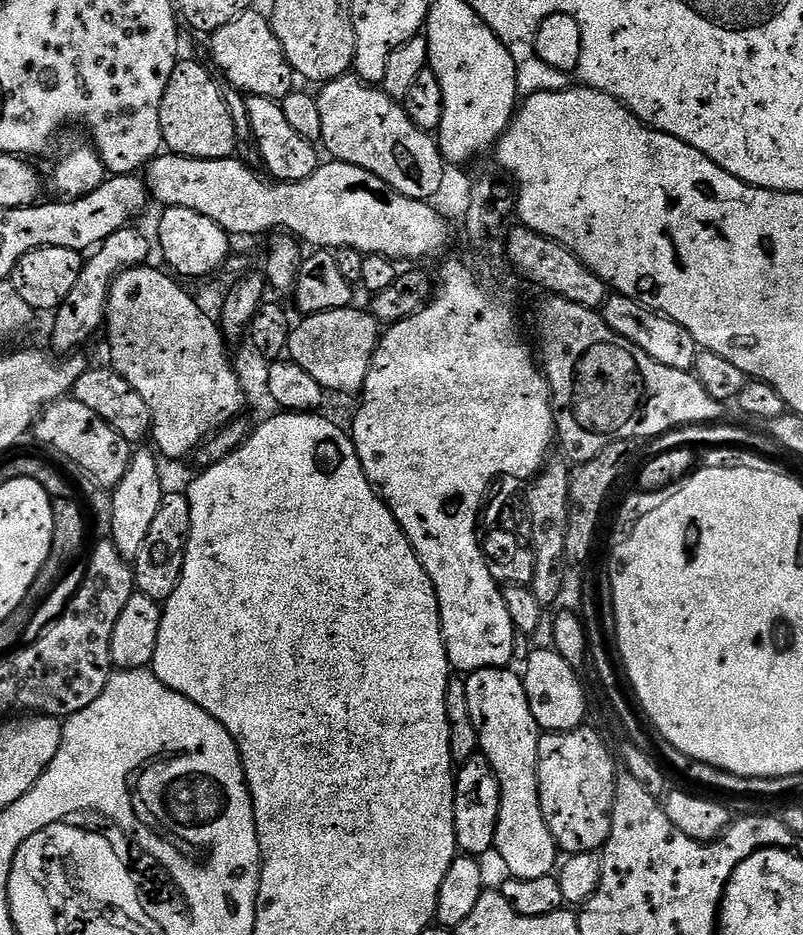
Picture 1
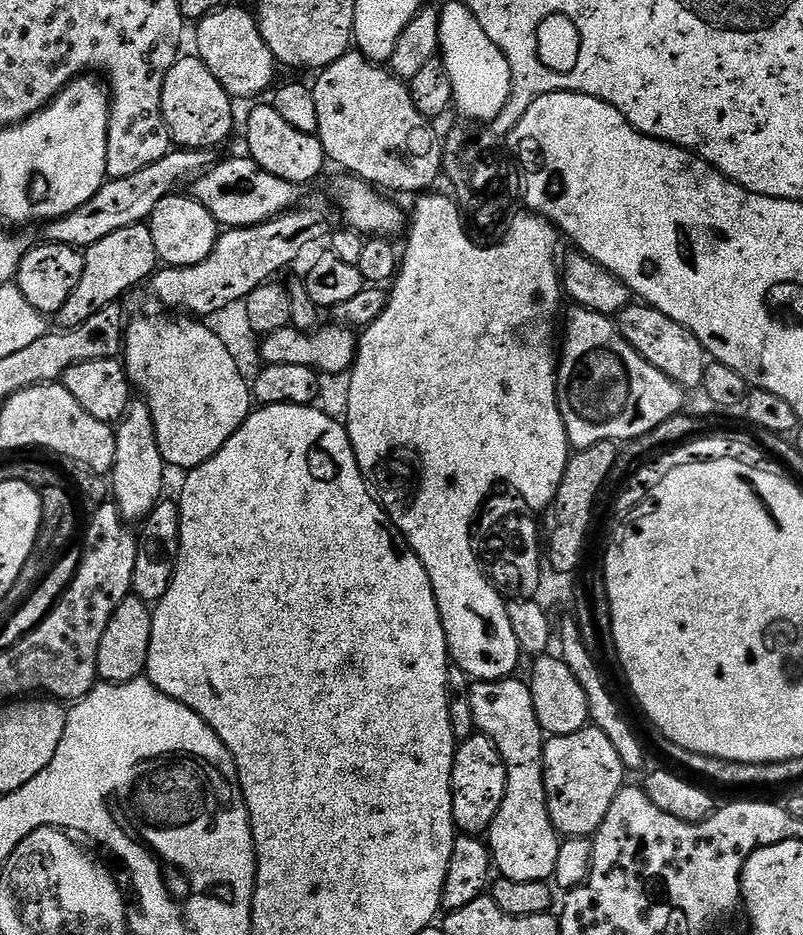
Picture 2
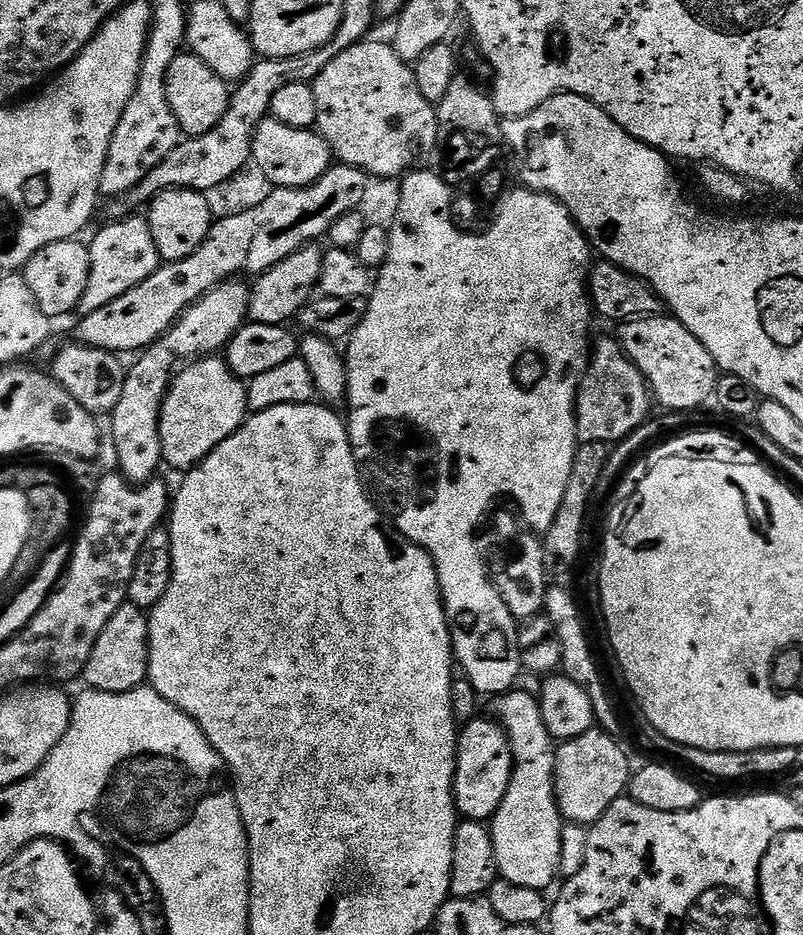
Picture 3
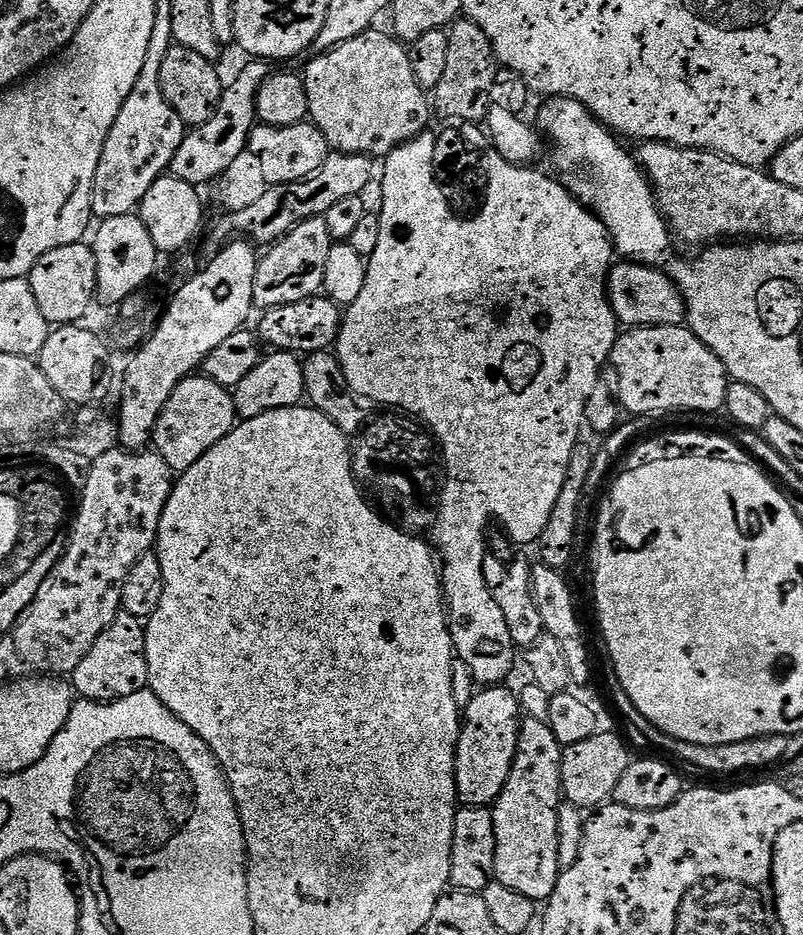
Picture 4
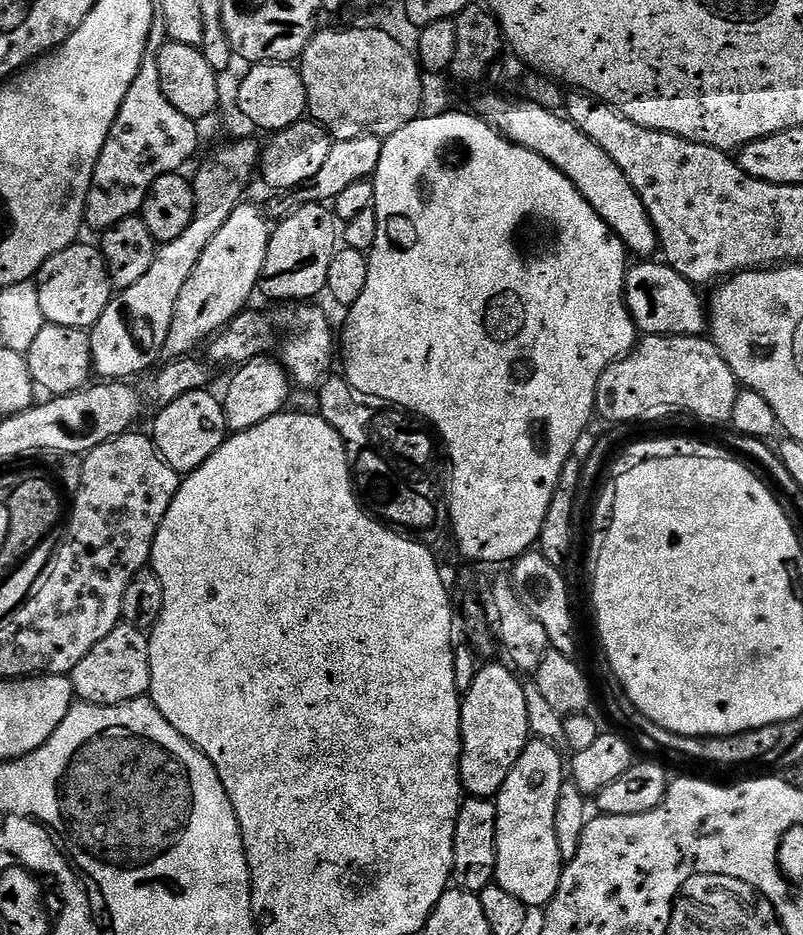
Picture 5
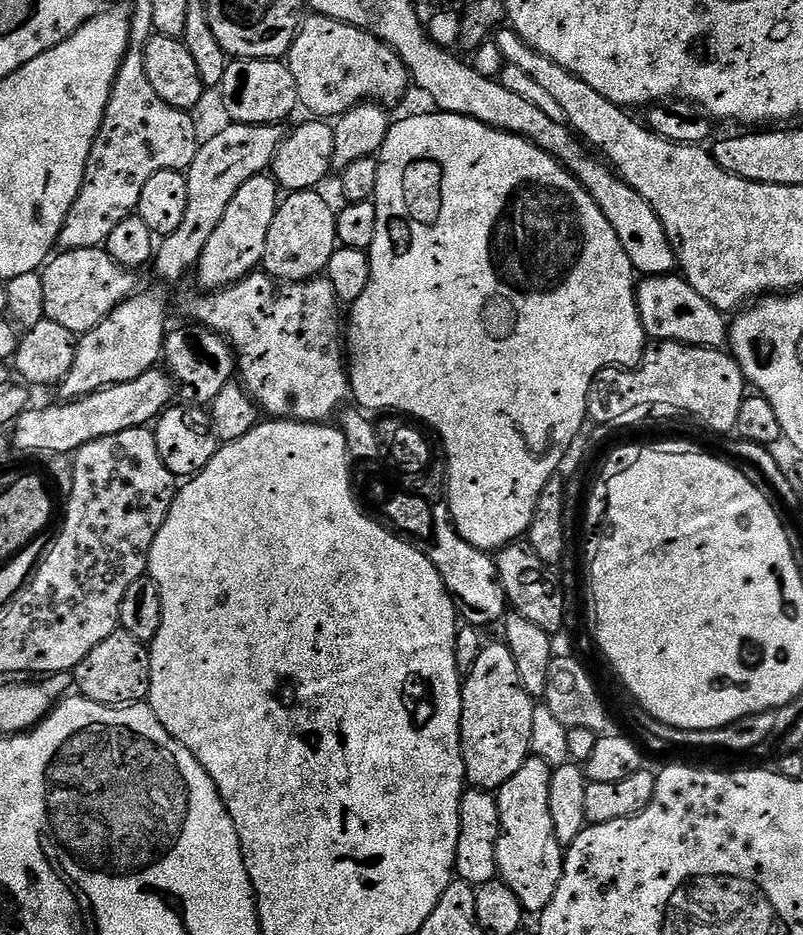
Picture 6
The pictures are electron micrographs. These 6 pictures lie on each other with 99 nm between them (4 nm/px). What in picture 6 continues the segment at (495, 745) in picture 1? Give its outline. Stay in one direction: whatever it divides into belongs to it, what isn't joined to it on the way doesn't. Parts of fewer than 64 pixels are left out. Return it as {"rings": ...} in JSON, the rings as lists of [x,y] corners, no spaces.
{"rings":[[[529,758],[522,766],[522,770],[518,770],[518,774],[514,774],[514,778],[510,778],[510,782],[506,782],[498,789],[496,796],[500,811],[500,837],[496,847],[496,870],[499,879],[503,880],[506,886],[510,886],[510,890],[514,890],[518,902],[522,902],[524,911],[528,914],[532,914],[532,912],[539,914],[544,911],[546,906],[550,906],[550,902],[554,898],[554,890],[558,890],[558,882],[562,878],[562,870],[564,869],[565,849],[558,842],[558,838],[554,834],[554,821],[550,819],[552,769],[553,767],[548,765],[546,761]]]}

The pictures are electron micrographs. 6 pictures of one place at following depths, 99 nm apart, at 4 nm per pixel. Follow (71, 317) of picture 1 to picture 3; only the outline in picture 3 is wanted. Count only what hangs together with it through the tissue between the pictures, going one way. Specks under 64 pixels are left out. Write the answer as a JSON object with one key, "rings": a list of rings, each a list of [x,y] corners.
{"rings":[[[129,214],[123,220],[112,220],[88,244],[90,254],[90,278],[86,278],[86,290],[80,299],[80,316],[102,310],[114,298],[122,298],[126,290],[134,290],[138,282],[146,282],[150,274],[160,269],[158,246],[154,246],[154,234],[147,219],[140,214]]]}

